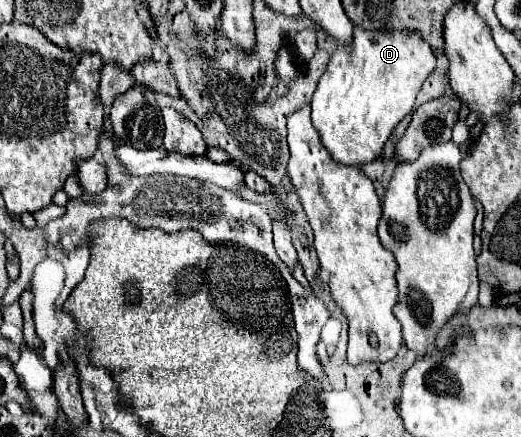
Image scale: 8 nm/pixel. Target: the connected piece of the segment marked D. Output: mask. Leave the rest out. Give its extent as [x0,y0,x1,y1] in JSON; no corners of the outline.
[312,26,436,166]

